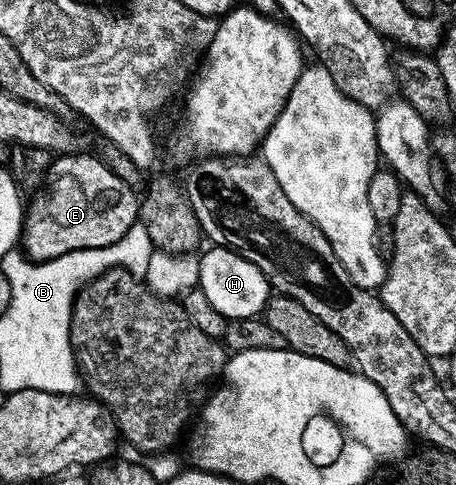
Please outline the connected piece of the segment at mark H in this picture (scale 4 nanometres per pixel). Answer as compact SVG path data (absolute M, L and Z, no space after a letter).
M213 245L212 248L202 252L199 258L199 285L205 293L205 299L209 301L209 305L221 313L228 321L254 319L258 318L267 308L267 303L273 293L272 284L264 274L259 264L249 262L245 255L238 253L234 248L225 245Z

